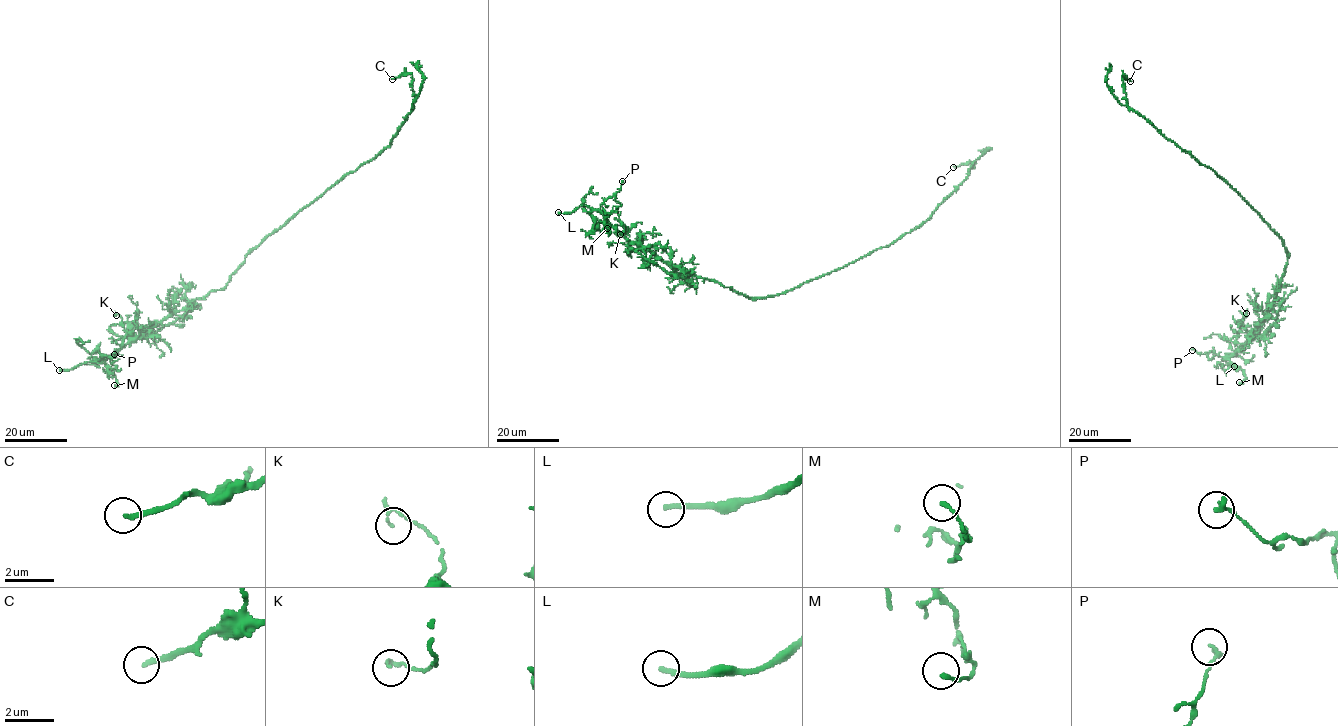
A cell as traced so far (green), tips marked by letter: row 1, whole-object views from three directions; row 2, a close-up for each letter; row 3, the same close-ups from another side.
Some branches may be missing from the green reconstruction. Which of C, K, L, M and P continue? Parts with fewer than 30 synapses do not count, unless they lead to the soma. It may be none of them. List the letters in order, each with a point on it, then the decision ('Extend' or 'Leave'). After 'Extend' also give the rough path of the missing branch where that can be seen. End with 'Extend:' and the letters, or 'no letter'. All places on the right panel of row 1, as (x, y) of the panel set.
C: Place: (1130, 81). Leave
K: Place: (1246, 313). Leave
L: Place: (1234, 366). Extend. Course of what is missing: (1234, 366), (1232, 359), (1235, 358), (1264, 365)
M: Place: (1239, 382). Leave
P: Place: (1192, 350). Leave
Extend: L

